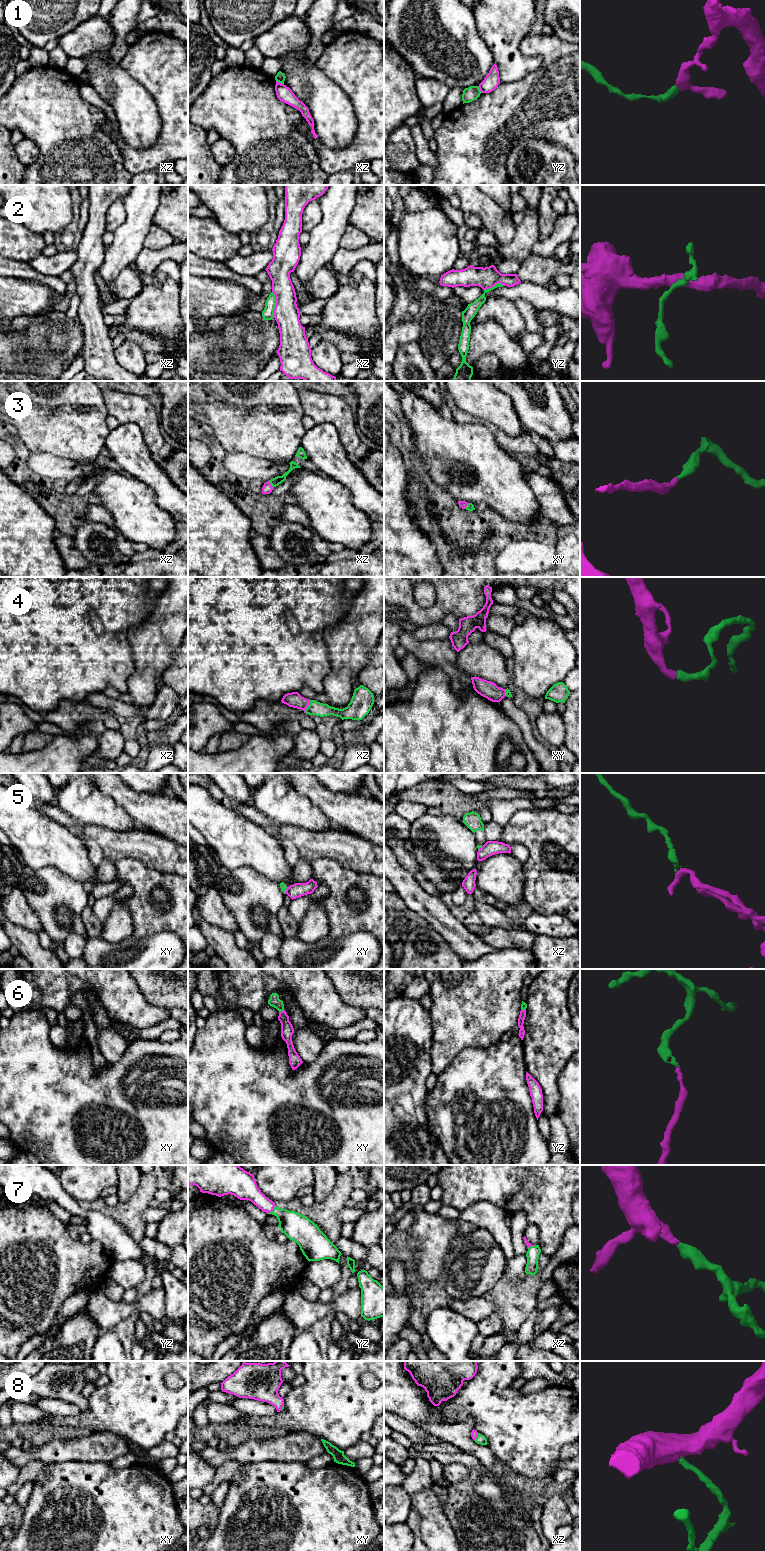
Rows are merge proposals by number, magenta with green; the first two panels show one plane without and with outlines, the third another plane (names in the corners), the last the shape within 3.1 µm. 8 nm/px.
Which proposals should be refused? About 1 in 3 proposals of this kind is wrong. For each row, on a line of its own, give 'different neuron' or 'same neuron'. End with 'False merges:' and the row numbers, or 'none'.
1: different neuron
2: same neuron
3: same neuron
4: same neuron
5: different neuron
6: same neuron
7: same neuron
8: same neuron
False merges: 1, 5

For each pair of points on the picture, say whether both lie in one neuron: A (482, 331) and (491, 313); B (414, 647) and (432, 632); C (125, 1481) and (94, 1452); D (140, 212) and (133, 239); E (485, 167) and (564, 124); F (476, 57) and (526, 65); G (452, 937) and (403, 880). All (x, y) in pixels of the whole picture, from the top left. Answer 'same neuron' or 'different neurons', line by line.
A: different neurons
B: different neurons
C: different neurons
D: same neuron
E: same neuron
F: different neurons
G: same neuron

